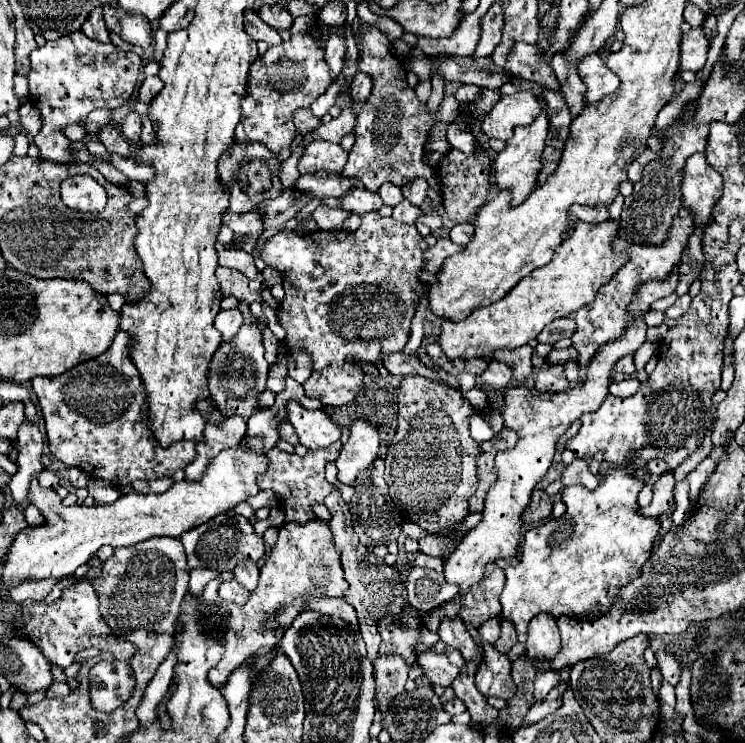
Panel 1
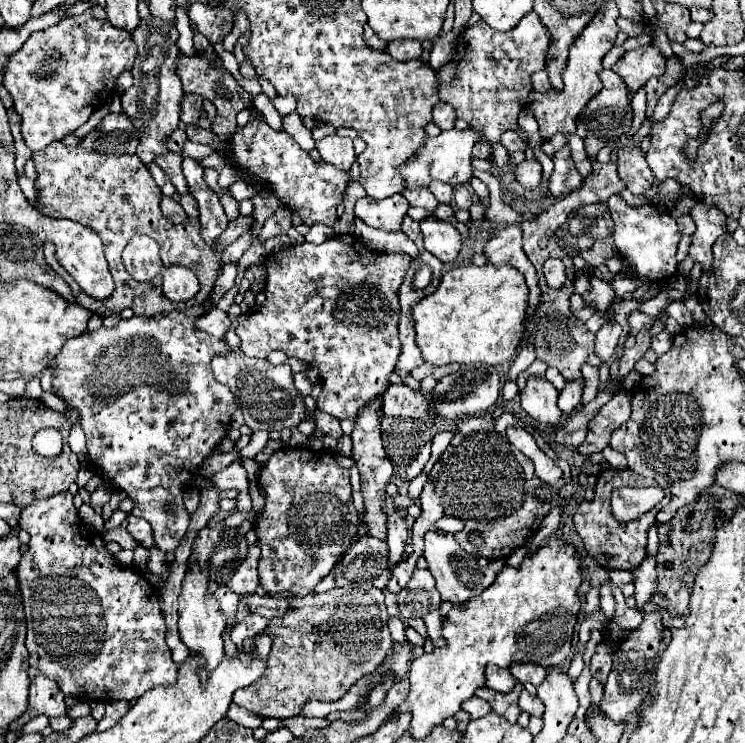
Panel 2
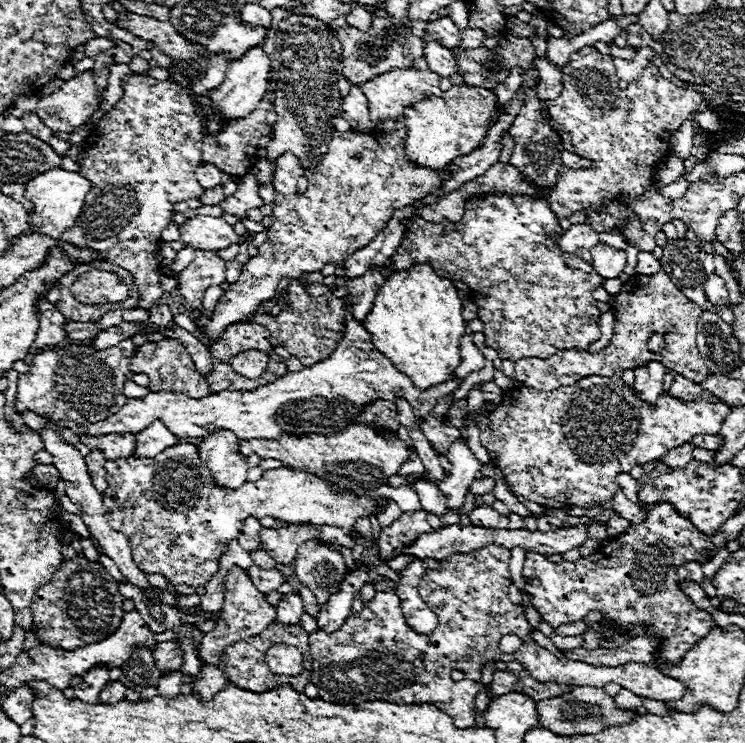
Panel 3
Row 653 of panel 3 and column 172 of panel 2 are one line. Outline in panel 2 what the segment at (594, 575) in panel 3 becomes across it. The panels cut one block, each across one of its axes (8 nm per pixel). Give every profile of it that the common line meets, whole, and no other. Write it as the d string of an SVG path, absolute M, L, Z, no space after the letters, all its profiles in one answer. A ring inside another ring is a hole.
M60 492L56 496L44 498L44 500L34 500L32 504L28 504L26 508L22 508L22 516L18 520L18 526L22 530L26 530L30 534L30 542L28 542L28 550L22 554L22 560L16 568L16 576L18 576L18 588L22 592L22 604L24 604L24 614L26 614L26 624L28 624L28 636L26 636L26 648L28 648L28 664L38 668L46 678L54 680L60 690L66 696L74 696L78 700L102 700L102 702L110 702L110 700L134 700L138 696L142 696L146 690L154 688L154 686L174 686L176 678L178 678L178 666L172 662L170 658L170 648L164 642L166 636L166 622L164 616L160 612L160 596L158 590L140 574L136 574L132 568L122 566L108 550L106 544L102 540L102 536L94 530L90 530L80 516L76 514L76 506L72 502L72 494L70 492Z

